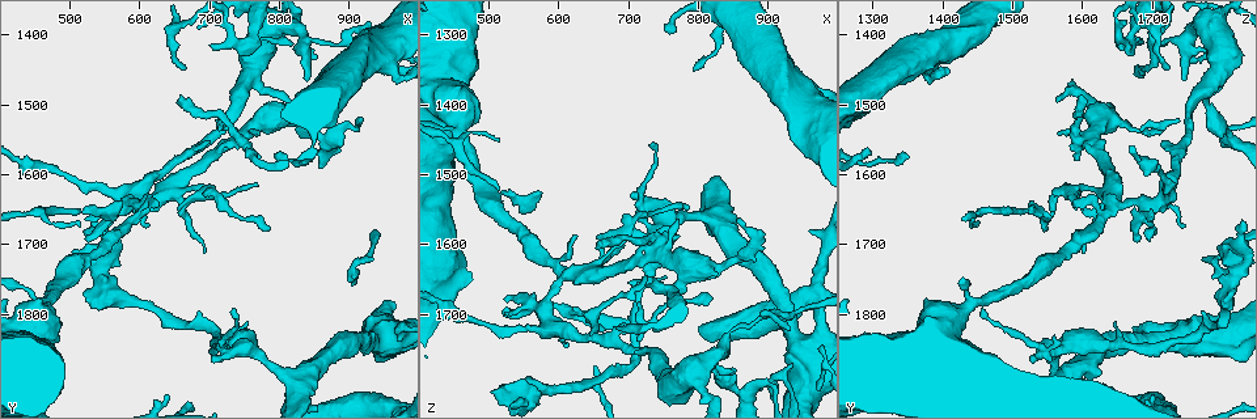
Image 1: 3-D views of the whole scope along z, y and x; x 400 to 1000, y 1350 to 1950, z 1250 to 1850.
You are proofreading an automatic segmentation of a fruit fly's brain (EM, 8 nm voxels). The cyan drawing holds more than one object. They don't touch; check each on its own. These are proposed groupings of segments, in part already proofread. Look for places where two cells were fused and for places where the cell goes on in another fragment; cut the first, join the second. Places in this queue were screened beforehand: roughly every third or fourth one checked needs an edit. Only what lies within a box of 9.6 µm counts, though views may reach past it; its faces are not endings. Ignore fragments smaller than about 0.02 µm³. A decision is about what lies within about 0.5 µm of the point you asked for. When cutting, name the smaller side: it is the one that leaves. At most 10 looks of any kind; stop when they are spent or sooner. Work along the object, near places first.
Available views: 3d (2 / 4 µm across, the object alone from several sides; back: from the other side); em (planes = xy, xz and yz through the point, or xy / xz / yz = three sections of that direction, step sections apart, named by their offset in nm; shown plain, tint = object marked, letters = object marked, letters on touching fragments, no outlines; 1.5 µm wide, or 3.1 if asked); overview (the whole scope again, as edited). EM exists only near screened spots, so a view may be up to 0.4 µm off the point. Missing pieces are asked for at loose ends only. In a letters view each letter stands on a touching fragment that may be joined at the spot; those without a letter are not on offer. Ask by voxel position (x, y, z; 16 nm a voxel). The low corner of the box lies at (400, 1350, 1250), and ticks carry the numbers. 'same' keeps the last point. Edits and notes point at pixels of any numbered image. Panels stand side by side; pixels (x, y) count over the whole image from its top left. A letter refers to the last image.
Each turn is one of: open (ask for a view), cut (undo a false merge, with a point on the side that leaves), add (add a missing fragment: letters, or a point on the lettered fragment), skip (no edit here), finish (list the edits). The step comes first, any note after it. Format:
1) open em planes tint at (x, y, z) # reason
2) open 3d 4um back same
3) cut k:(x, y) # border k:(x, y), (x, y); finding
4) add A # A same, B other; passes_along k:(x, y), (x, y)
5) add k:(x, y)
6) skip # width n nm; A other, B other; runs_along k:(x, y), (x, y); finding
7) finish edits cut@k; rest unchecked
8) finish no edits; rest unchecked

open em planes letters at (815, 1500, 1775) # thick turns thin

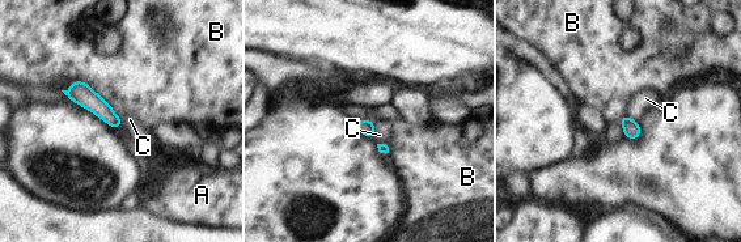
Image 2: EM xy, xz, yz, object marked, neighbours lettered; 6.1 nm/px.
skip # A other, B other, C other; one cell here

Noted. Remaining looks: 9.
open em planes letters at (535, 1790, 1800) # an open end

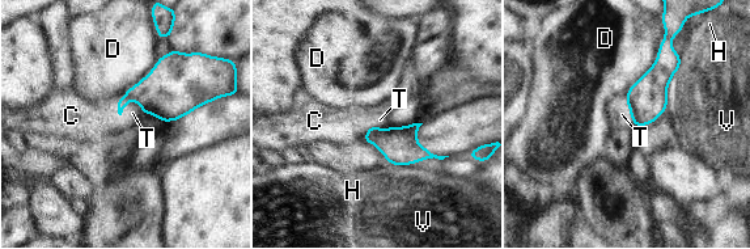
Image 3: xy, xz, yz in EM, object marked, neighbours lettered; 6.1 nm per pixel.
skip # C other, D other, H other, T other, V other; no lettered fragment goes on from it

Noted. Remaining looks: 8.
open 3d 2um at (790, 1680, 1550) # free end

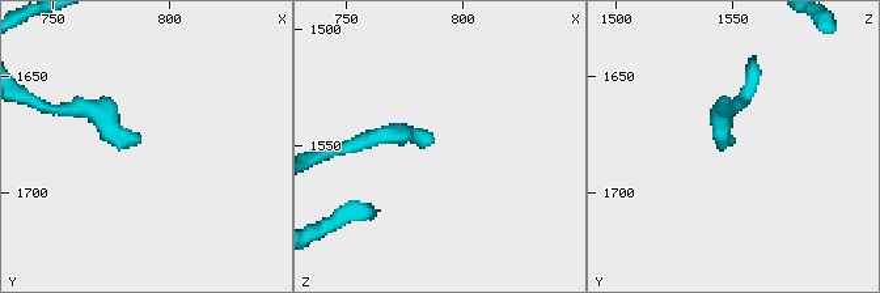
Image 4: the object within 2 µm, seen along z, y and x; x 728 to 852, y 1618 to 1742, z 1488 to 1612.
open em yz step 4 plain at (788, 1679, 1548)

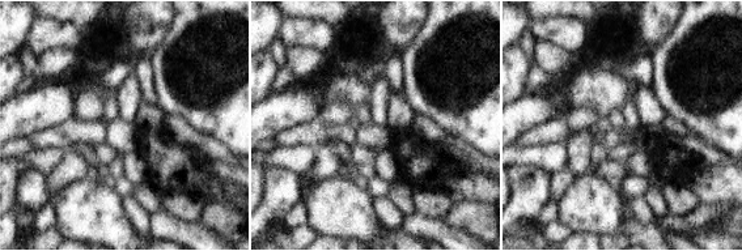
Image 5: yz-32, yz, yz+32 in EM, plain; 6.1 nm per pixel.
open em yz step 4 letters same

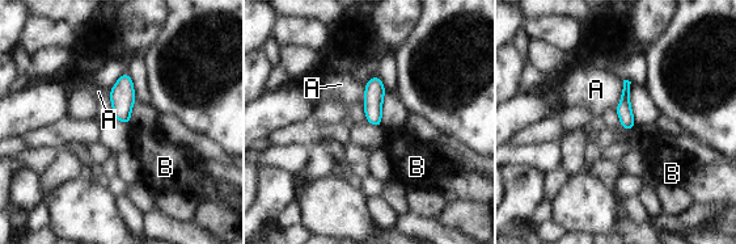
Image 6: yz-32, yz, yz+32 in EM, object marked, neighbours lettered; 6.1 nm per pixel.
skip # longest_contact A 180 nm; A other, B other; no lettered fragment goes on from it

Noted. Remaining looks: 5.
open em xz step 8 plain at (845, 1410, 1725) # thick turns thin

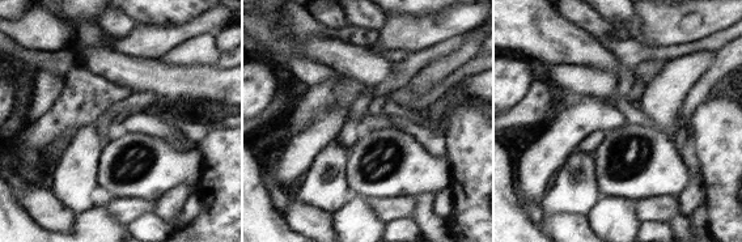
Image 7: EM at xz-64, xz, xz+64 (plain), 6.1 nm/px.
open em xz step 8 letters same

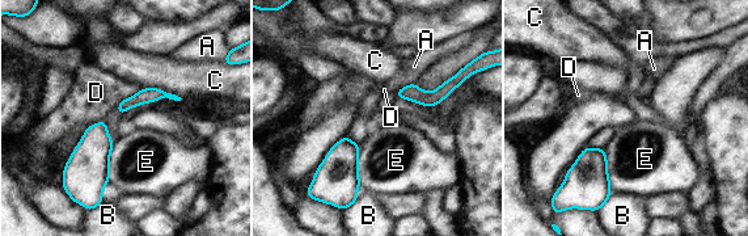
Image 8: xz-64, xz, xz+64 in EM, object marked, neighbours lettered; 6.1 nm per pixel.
skip # width 20 nm; A other, B other, C other, D other, E other; border 8:(139, 88), (117, 105); one cell here

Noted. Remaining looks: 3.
finish no edits; rest unchecked

